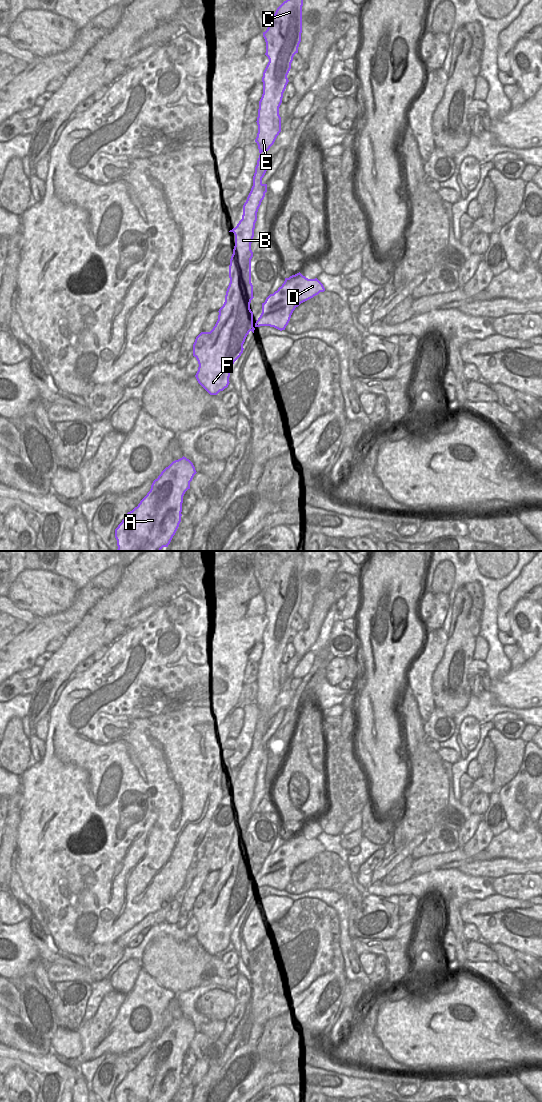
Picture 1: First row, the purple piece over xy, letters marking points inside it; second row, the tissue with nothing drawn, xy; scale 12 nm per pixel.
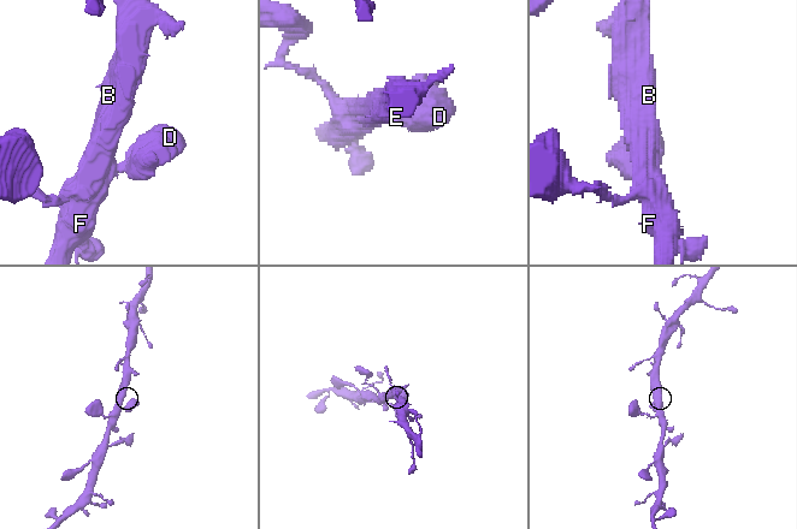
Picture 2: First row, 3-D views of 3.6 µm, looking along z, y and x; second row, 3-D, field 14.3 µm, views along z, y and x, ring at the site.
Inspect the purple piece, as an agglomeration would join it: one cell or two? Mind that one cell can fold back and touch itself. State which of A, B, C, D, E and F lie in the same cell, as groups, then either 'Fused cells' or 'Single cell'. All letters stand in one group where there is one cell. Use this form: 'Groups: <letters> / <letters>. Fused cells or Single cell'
Groups: A B C D E F. Single cell.

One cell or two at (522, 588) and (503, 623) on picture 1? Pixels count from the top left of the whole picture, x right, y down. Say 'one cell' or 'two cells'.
one cell

